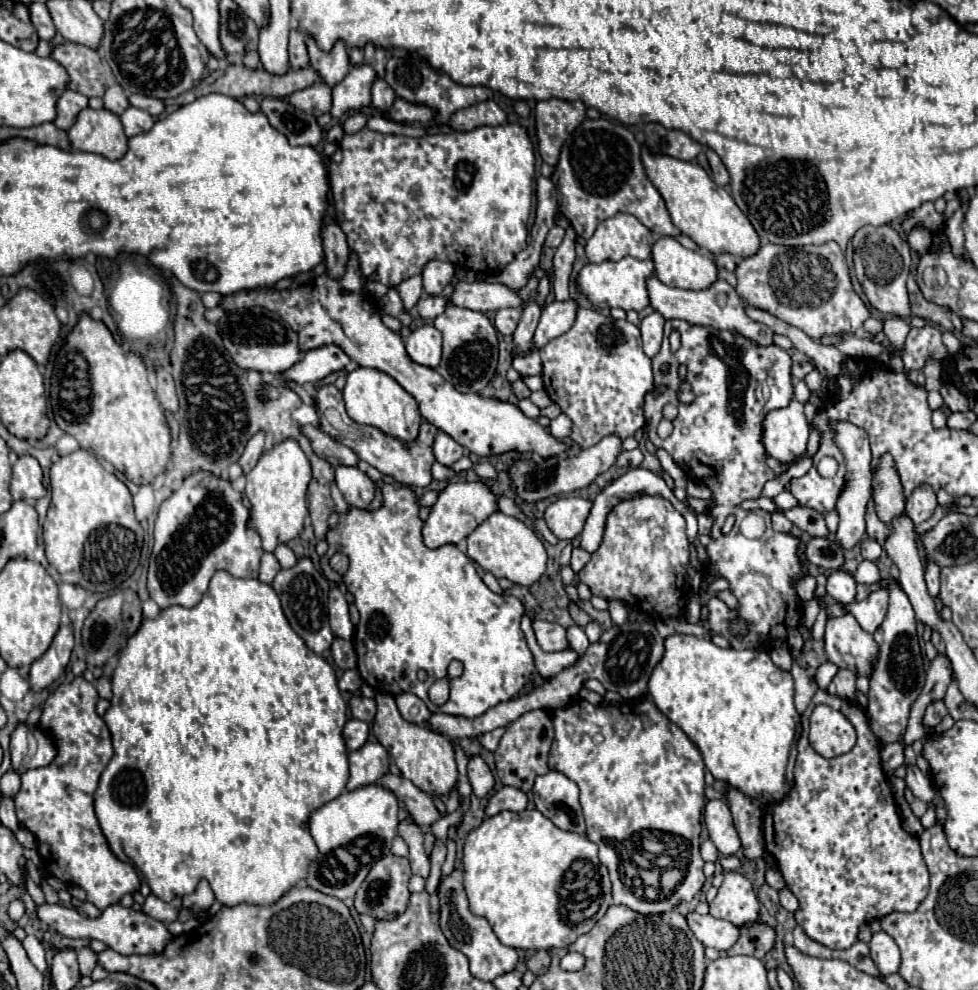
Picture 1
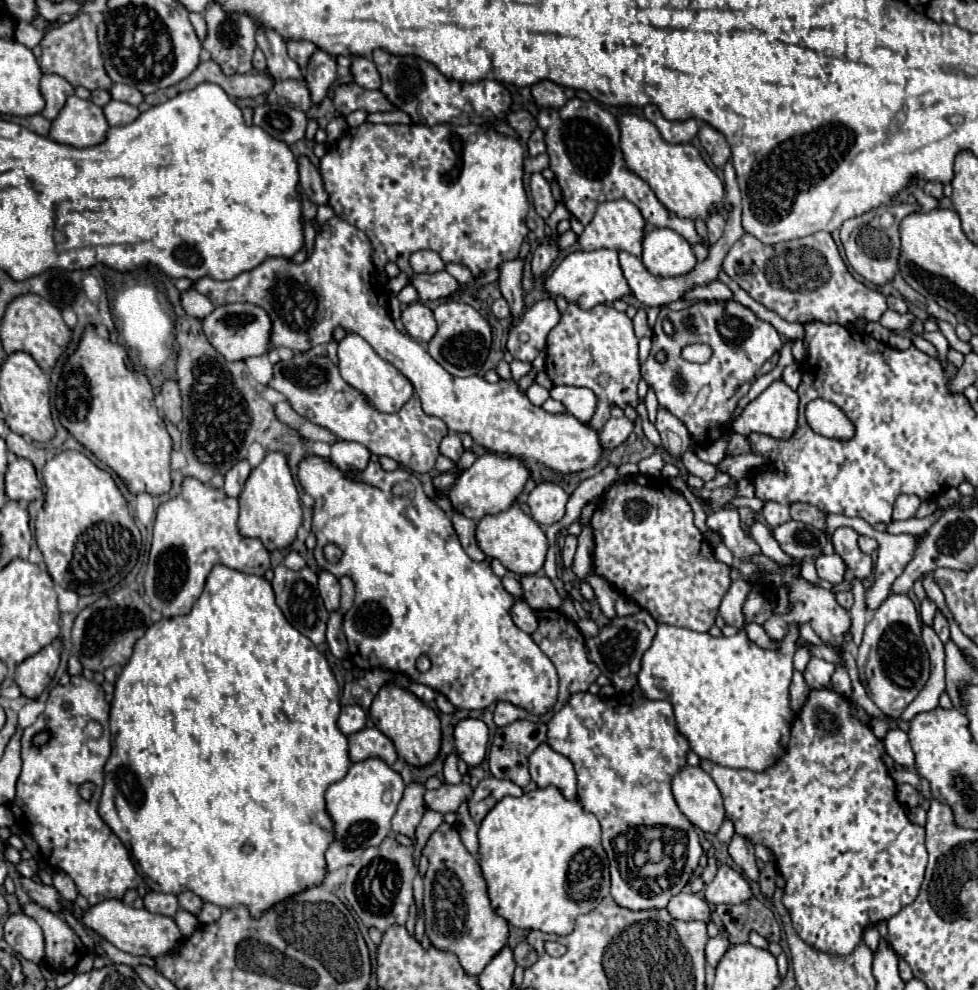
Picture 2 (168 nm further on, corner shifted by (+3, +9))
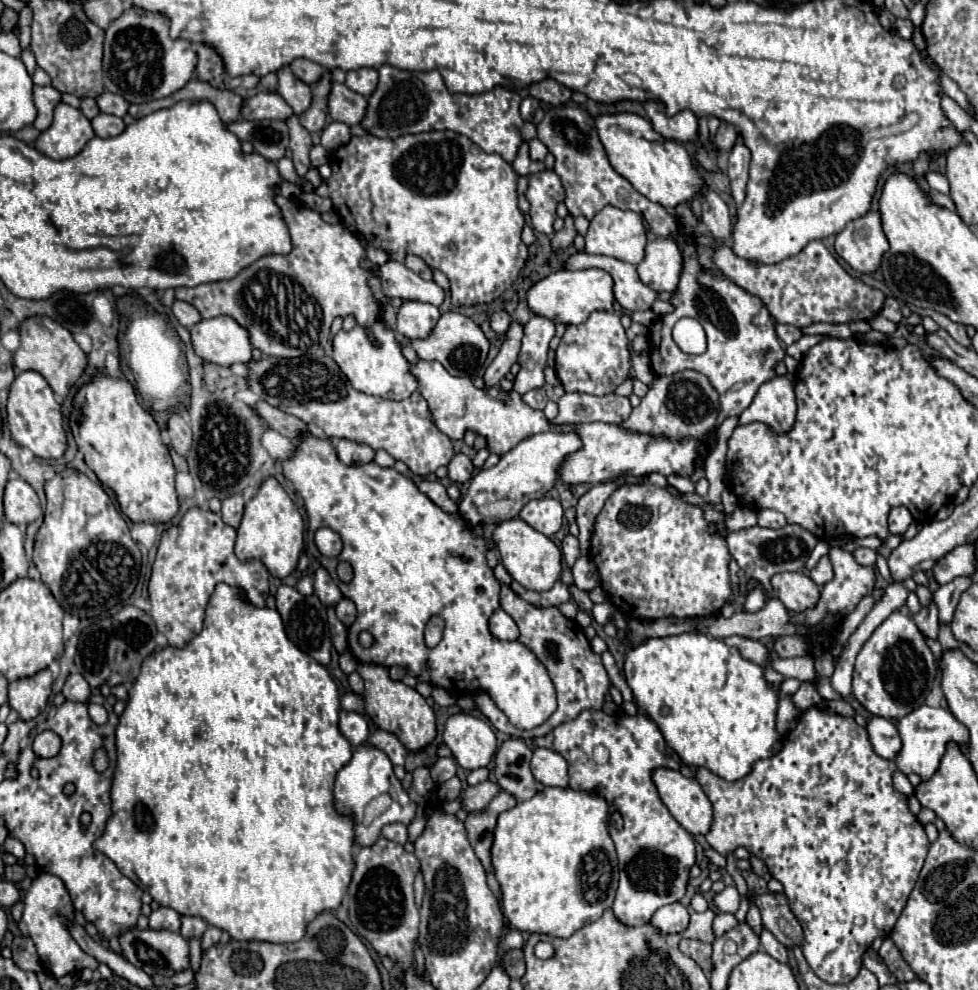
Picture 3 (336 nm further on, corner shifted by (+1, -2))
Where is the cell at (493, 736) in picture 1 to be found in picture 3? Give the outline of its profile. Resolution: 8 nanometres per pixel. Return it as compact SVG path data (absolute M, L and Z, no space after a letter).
M502 585L502 589L500 589L500 607L516 621L518 631L520 631L518 641L522 645L526 645L536 655L536 659L546 667L546 671L548 671L548 675L550 675L550 679L554 683L554 689L560 691L558 693L558 707L550 715L550 719L546 719L546 723L542 723L540 727L534 727L530 731L516 729L506 719L506 715L496 707L496 703L490 699L490 695L486 695L486 691L478 691L478 693L472 695L472 699L476 703L476 709L498 731L502 731L502 733L506 733L510 737L516 737L516 739L524 739L524 741L548 735L560 723L576 719L584 709L592 709L592 711L602 709L606 691L610 689L610 679L608 679L608 673L606 673L606 669L602 665L600 655L592 651L582 627L574 619L564 617L556 607L536 607L536 605L526 603L508 585Z

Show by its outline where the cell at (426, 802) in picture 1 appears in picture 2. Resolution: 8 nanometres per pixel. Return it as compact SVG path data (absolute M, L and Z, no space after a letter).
M442 784L438 790L426 790L424 802L430 810L448 814L448 812L456 812L460 802L468 796L470 796L470 786L466 786L466 784L456 784L456 786Z

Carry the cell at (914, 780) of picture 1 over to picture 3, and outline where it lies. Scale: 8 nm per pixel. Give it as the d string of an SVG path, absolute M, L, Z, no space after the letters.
M870 715L868 723L866 723L866 731L868 731L868 739L872 743L872 749L880 757L884 757L884 759L896 757L902 743L900 743L898 731L896 731L892 721L878 717L878 715Z

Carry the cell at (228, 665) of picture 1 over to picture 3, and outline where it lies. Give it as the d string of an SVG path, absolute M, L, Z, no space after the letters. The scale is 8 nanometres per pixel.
M220 583L214 593L212 593L212 599L208 601L208 609L206 609L206 625L204 629L182 649L176 649L176 647L166 647L162 649L160 653L152 653L150 657L146 657L146 661L142 663L142 669L140 669L140 675L136 679L136 683L132 685L130 689L130 699L128 699L128 705L124 709L124 713L120 715L120 725L116 729L116 749L118 749L118 761L116 761L116 771L114 771L112 779L112 817L102 833L102 837L94 843L94 847L102 853L106 853L114 863L116 867L120 869L120 873L124 873L126 877L130 877L136 885L142 883L142 889L148 891L154 901L158 905L164 905L164 907L170 907L174 911L178 911L180 915L190 915L190 917L200 917L204 919L208 925L214 925L226 933L230 933L232 939L238 939L238 941L270 941L270 943L292 943L292 941L298 941L302 939L302 935L306 933L306 923L310 923L310 919L314 919L316 915L320 915L322 911L332 911L332 909L338 909L344 895L346 895L346 889L350 885L350 879L352 879L352 869L354 869L354 859L352 859L352 847L354 847L354 821L346 815L340 815L334 807L334 777L336 773L350 761L352 757L352 745L348 743L348 739L344 735L340 735L340 729L338 729L338 711L340 711L340 697L338 697L338 687L336 683L332 681L332 677L326 667L316 663L314 659L310 659L310 655L302 653L292 641L288 641L286 633L284 633L284 625L282 625L282 619L278 615L276 609L258 609L254 605L250 605L248 601L242 601L238 597L238 589L230 587L230 585L224 585Z

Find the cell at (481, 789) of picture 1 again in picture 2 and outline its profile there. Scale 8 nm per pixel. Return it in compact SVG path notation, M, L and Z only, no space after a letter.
M462 720L454 728L454 742L460 758L468 766L480 766L486 756L486 746L488 746L488 728L482 720Z

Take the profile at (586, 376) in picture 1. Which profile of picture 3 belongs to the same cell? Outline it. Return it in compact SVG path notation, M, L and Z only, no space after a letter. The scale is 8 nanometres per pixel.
M594 311L586 323L568 325L556 349L556 373L566 391L582 391L592 395L614 393L614 389L630 375L630 351L620 317L612 311Z

